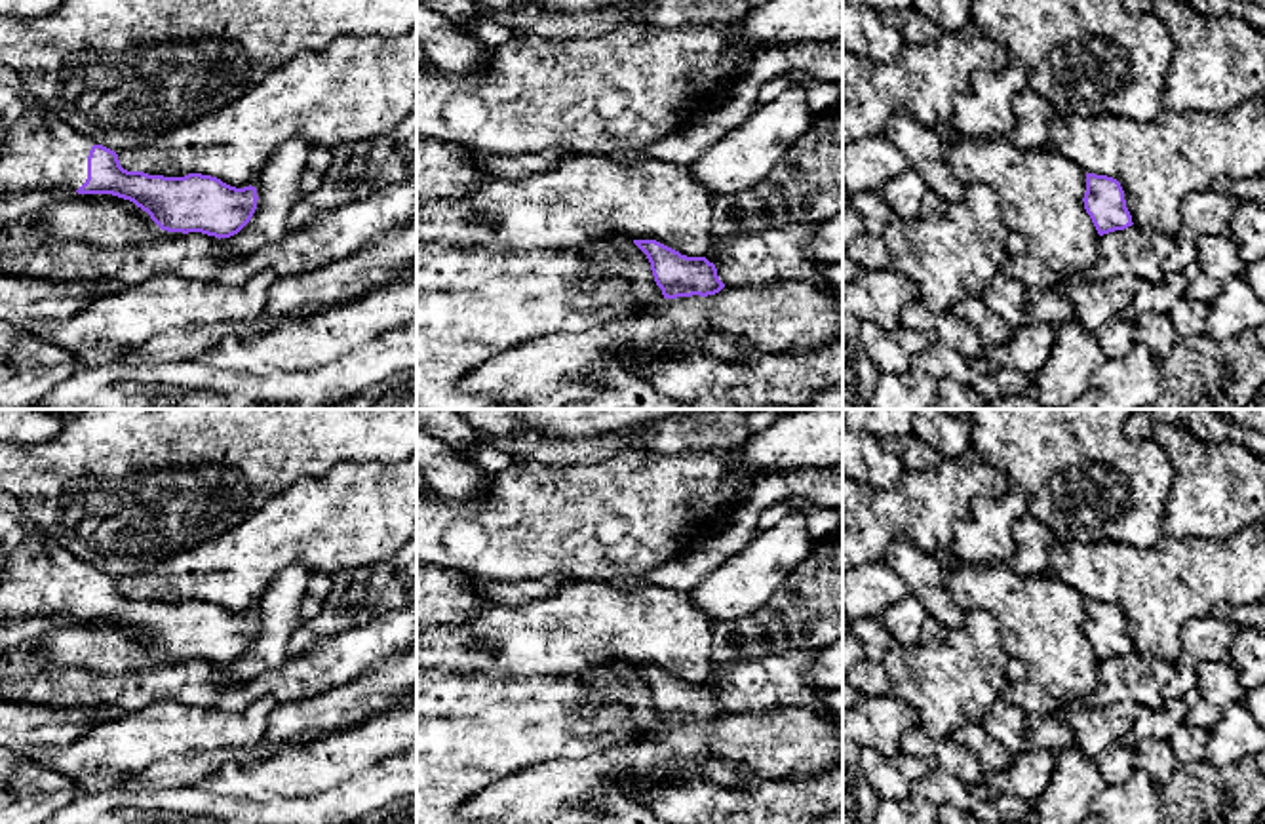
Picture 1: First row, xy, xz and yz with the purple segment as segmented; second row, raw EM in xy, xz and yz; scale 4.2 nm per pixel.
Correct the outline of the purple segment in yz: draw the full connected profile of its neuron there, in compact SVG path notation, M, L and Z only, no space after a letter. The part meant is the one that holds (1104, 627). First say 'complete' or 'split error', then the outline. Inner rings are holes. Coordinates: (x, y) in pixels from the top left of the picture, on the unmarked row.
complete; M1086 599L1084 636L1100 662L1132 653L1120 609L1107 601Z

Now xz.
complete; M633 666L633 670L647 681L664 725L708 723L725 714L715 691L706 683L681 681L656 666Z

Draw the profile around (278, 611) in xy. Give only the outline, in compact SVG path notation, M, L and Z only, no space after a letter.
M297 563L278 573L251 613L257 615L257 636L251 647L234 662L221 664L224 679L236 683L257 679L278 670L287 658L287 641L301 622L301 603L310 571Z

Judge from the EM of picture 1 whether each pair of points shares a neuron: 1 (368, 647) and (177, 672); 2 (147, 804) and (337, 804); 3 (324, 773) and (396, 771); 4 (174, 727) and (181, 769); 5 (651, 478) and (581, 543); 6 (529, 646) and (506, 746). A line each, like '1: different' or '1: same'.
1: same
2: same
3: different
4: different
5: same
6: different

